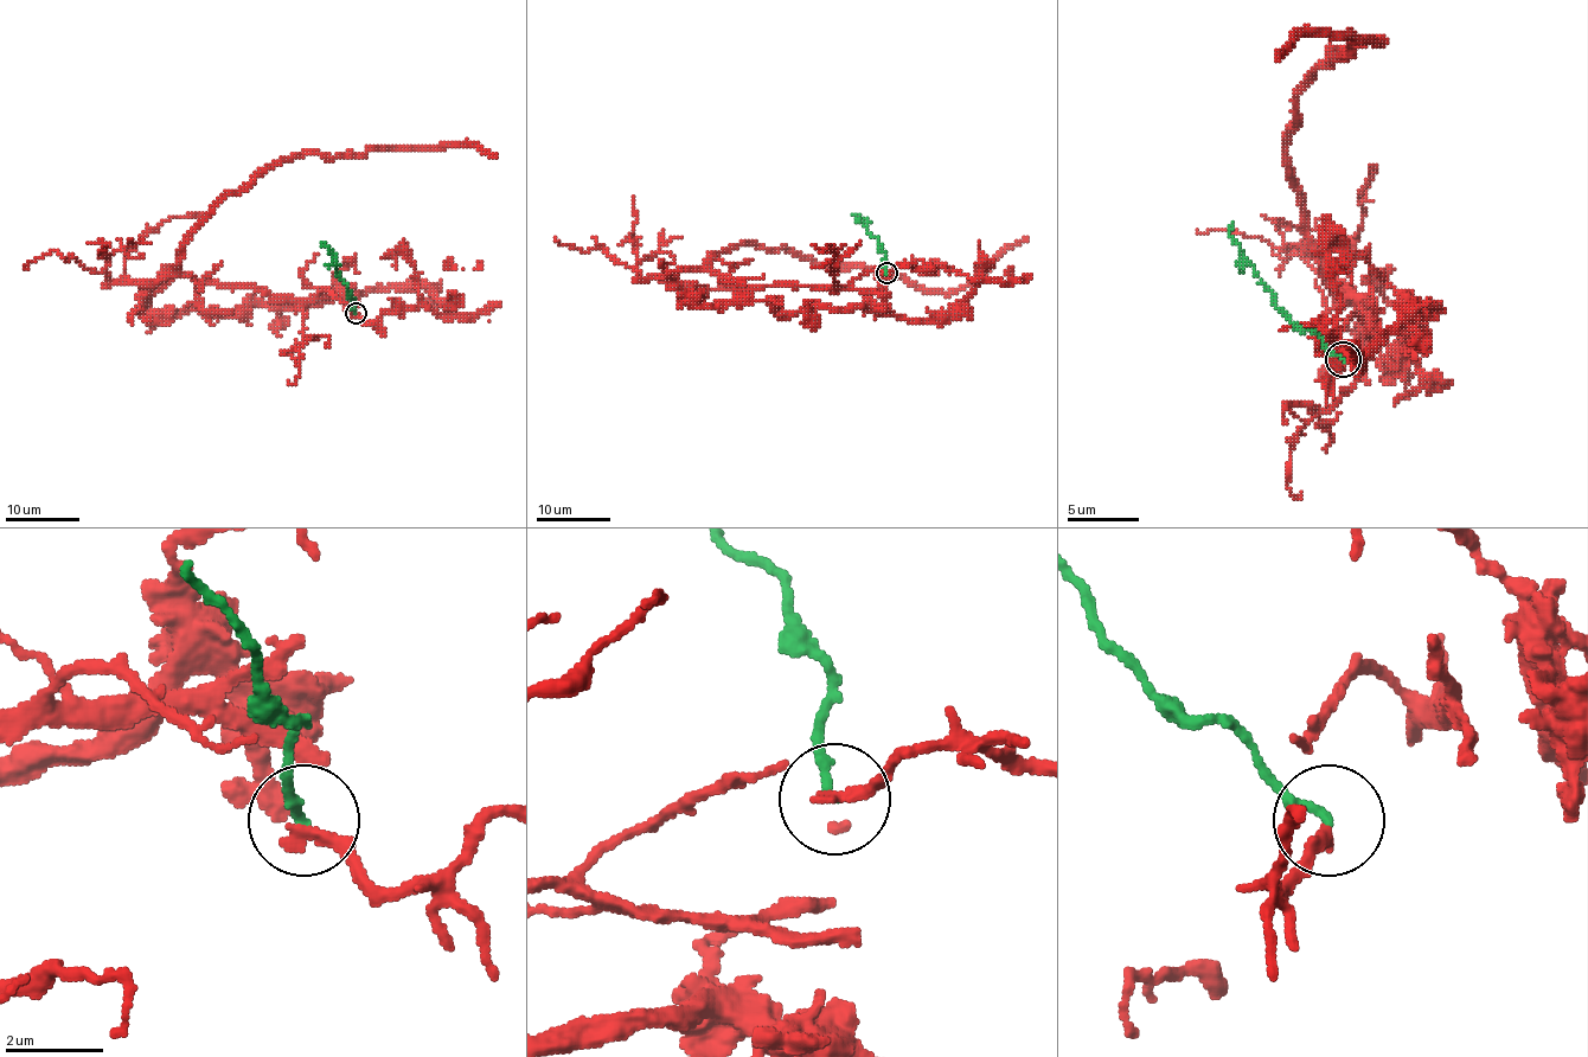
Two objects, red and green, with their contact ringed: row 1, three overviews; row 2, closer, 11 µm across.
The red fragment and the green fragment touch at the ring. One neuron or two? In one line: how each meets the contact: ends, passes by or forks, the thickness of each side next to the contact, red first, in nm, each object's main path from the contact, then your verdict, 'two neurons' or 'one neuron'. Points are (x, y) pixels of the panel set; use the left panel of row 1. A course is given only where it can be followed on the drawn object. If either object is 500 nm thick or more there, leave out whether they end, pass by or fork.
red ends | green ends | 280/190 nm | red via (356, 314), (449, 311), (404, 284), (350, 299), (202, 284), (179, 266), (186, 235), (289, 157), (495, 158) | green via (356, 312), (354, 298), (330, 251), (320, 242) | two neurons

